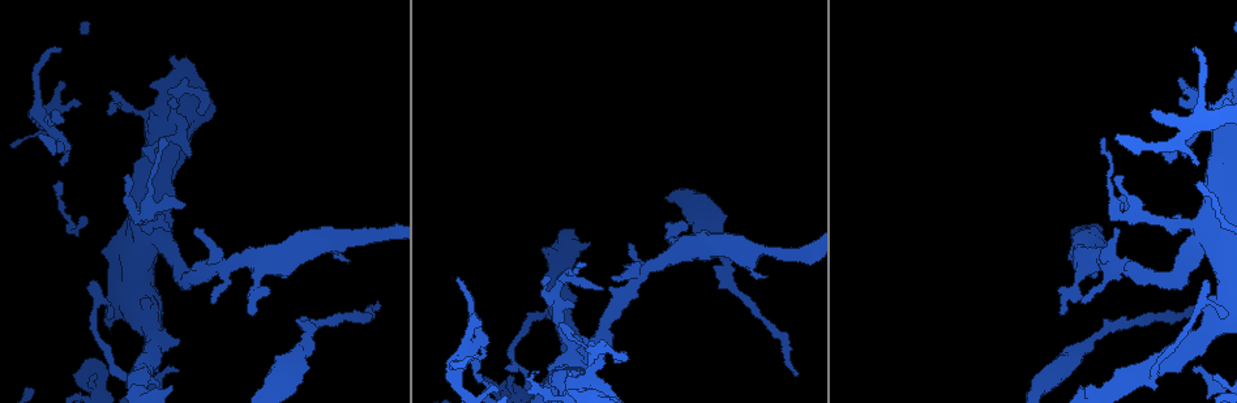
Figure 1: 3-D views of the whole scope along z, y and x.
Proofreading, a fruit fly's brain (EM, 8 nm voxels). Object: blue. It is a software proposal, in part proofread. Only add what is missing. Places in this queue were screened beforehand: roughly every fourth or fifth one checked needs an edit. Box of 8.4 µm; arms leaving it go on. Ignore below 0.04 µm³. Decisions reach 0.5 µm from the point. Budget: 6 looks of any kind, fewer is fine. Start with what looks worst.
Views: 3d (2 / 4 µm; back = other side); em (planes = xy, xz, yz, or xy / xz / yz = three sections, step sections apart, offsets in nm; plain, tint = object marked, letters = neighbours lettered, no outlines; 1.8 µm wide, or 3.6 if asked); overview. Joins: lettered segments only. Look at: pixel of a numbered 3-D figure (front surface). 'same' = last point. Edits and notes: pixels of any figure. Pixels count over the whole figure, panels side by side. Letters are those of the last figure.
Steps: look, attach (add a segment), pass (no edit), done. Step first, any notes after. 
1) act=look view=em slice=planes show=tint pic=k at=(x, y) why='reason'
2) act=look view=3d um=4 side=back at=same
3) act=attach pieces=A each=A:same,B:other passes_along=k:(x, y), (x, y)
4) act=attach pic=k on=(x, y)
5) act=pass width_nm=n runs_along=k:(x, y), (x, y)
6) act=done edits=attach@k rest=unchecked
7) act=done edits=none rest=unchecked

act=look view=em slice=xy step=16 show=letters pic=1 at=(1114, 138) why='branch stops here'

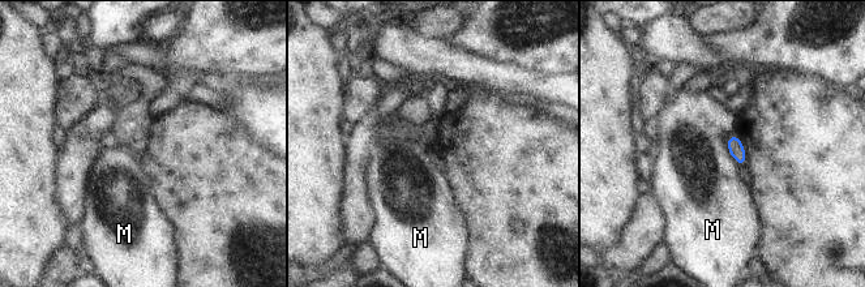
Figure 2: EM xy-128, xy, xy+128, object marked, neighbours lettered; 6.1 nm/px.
act=look view=em slice=xz step=16 show=letters at=same why='cut it another way'

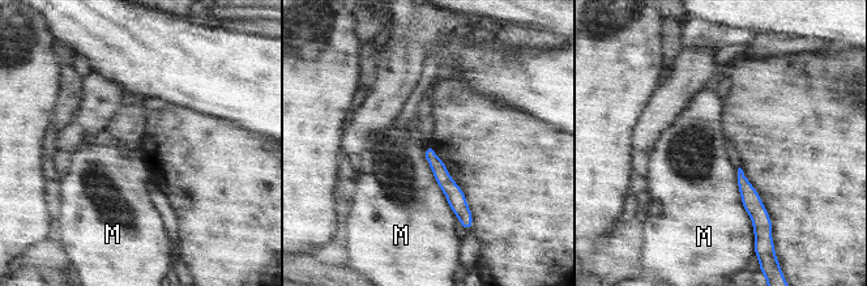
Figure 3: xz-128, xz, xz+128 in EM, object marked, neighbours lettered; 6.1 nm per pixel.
act=pass width_nm=90 longest_contact=M:550nm each=M:other found='none of them fits'

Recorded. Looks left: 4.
act=look view=em slice=planes show=plain pic=1 at=(96, 376) why='an open end'

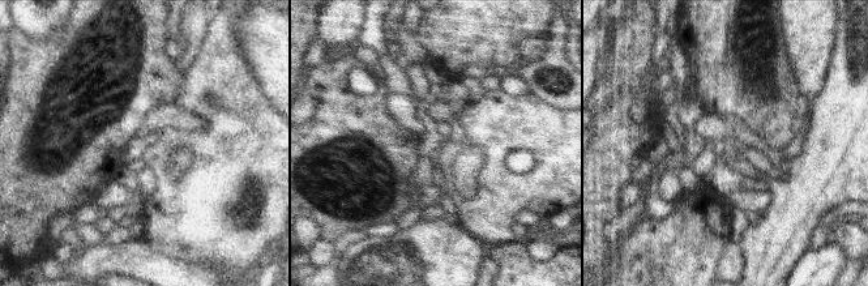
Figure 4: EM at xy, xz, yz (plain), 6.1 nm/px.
act=look view=em slice=planes show=letters at=same

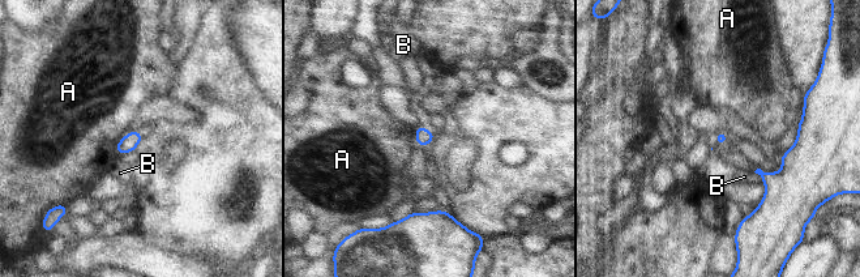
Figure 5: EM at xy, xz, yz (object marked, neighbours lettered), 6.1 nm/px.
act=pass each=A:other,B:other found='none of them fits'

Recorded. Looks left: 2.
act=look view=em slice=xy step=8 show=letters pic=1 at=(173, 387) why='an open end'

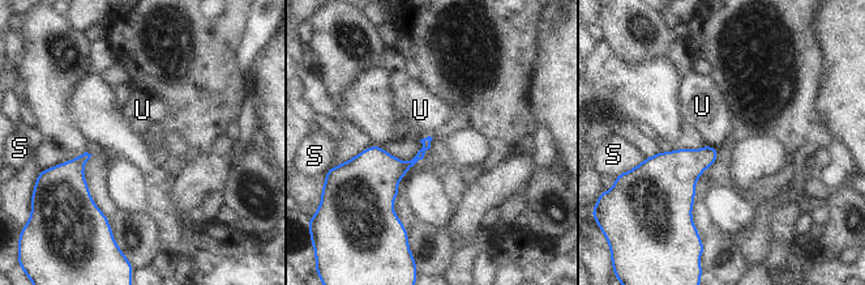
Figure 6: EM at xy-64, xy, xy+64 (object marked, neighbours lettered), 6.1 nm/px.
act=pass each=S:other,U:other border=6:(706, 145), (718, 148) found='no lettered segment goes on from it'

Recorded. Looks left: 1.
act=done edits=none rest=unchecked

